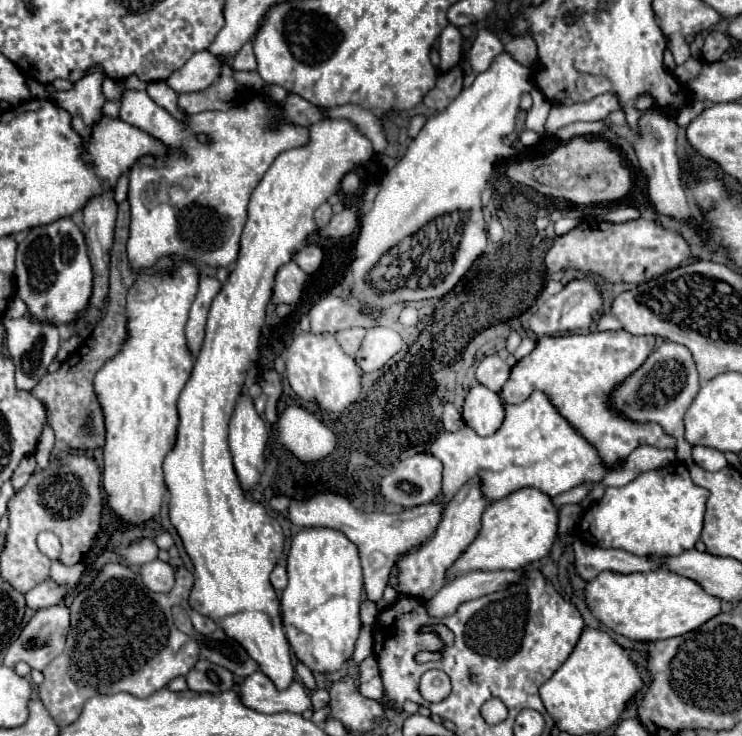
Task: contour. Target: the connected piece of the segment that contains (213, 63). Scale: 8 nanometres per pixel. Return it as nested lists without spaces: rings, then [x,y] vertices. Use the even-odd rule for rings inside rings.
[[[205,49],[205,51],[195,53],[181,69],[177,69],[167,79],[167,85],[173,87],[177,93],[201,91],[219,77],[221,67],[223,67],[221,59]]]

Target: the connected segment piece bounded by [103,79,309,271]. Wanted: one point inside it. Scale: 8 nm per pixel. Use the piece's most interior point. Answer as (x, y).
(193, 204)

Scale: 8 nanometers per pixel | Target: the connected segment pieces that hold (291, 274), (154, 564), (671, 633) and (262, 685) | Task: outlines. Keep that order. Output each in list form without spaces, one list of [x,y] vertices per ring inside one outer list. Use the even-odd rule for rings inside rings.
[[[295,261],[285,263],[277,271],[275,287],[273,287],[273,303],[275,305],[295,305],[301,299],[301,293],[305,289],[307,275],[297,267]]]
[[[151,561],[139,569],[145,585],[155,593],[169,593],[175,585],[175,569],[165,561]]]
[[[669,569],[629,575],[605,571],[587,583],[585,595],[593,615],[631,641],[659,641],[685,635],[721,613],[721,599],[705,593],[697,581]]]
[[[261,671],[245,677],[243,683],[237,685],[237,693],[245,707],[259,713],[303,713],[311,709],[311,699],[307,697],[307,691],[301,683],[295,681],[289,689],[277,691],[275,685]]]

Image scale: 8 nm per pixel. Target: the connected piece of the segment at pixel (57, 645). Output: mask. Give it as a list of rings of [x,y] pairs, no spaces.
[[[65,603],[35,611],[31,621],[23,627],[21,635],[17,637],[17,641],[7,649],[5,665],[13,667],[17,661],[25,661],[27,665],[31,665],[31,669],[39,669],[39,671],[45,669],[47,663],[51,663],[57,655],[63,653],[67,633],[69,633],[69,607]]]

